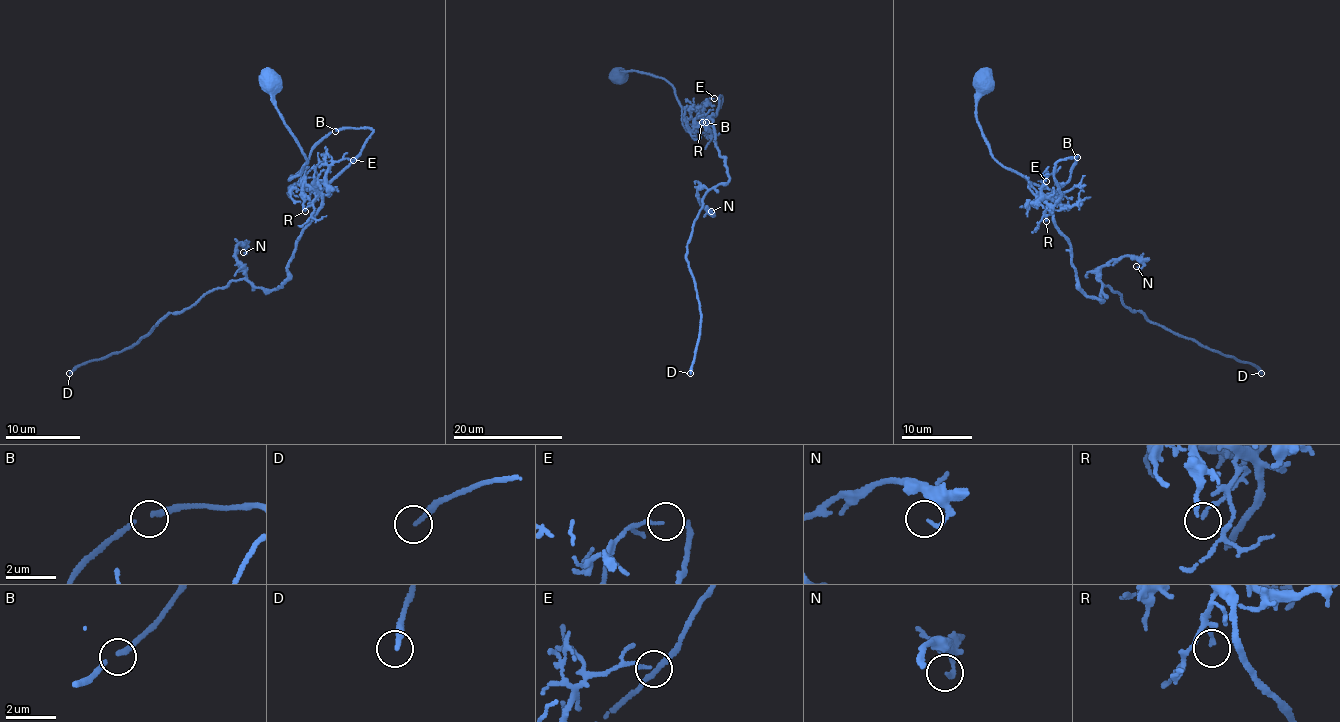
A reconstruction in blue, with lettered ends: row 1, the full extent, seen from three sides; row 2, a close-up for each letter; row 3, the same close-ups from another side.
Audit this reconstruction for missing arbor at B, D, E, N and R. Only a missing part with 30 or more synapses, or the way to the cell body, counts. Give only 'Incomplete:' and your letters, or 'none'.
Incomplete: D

